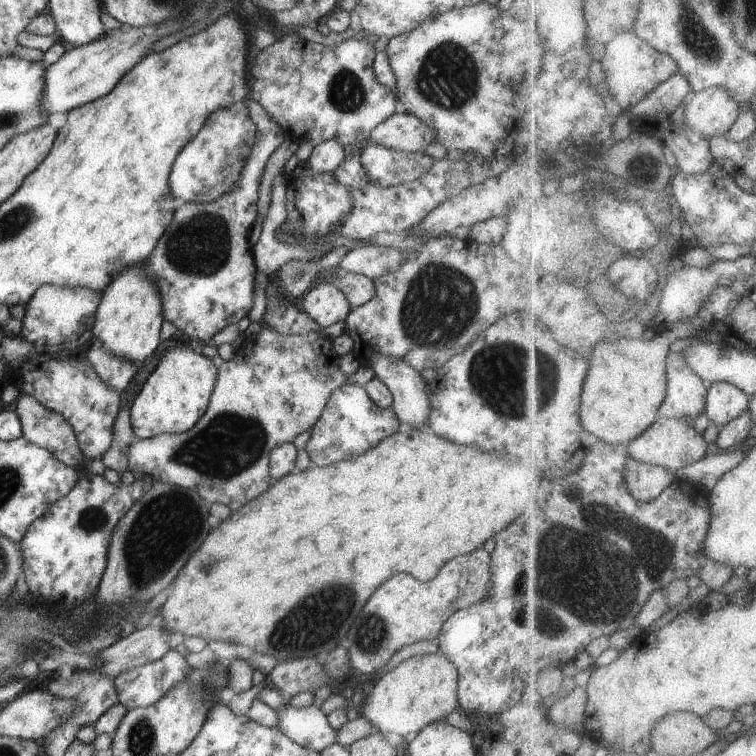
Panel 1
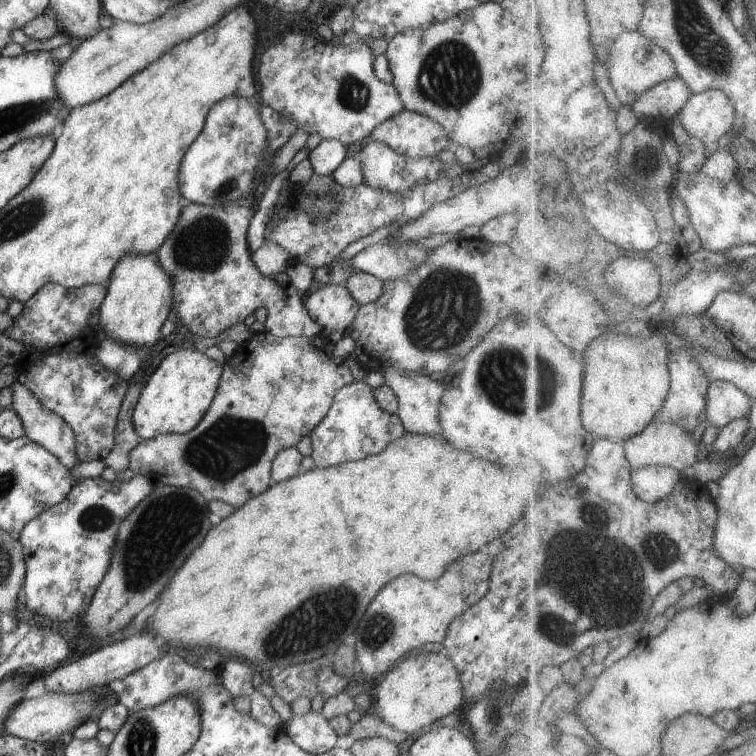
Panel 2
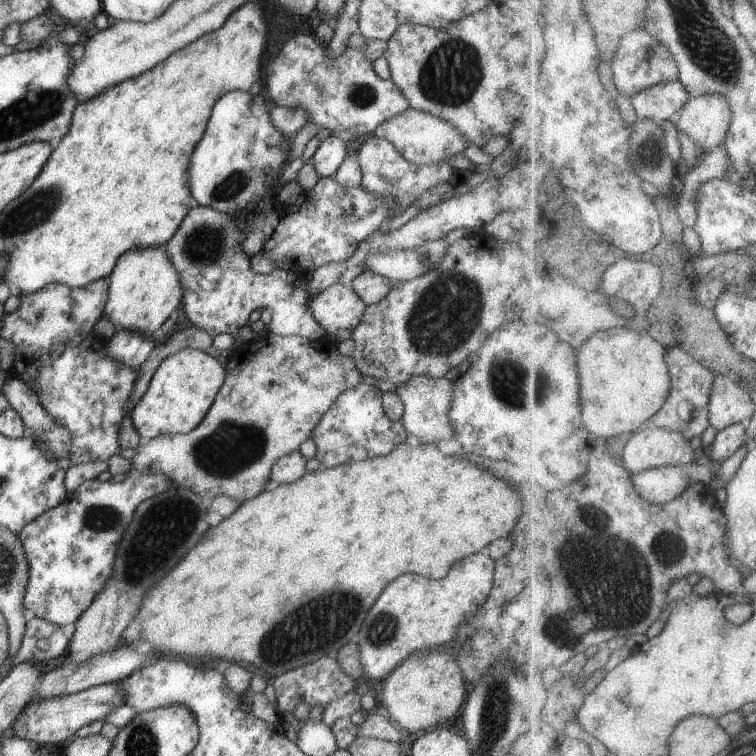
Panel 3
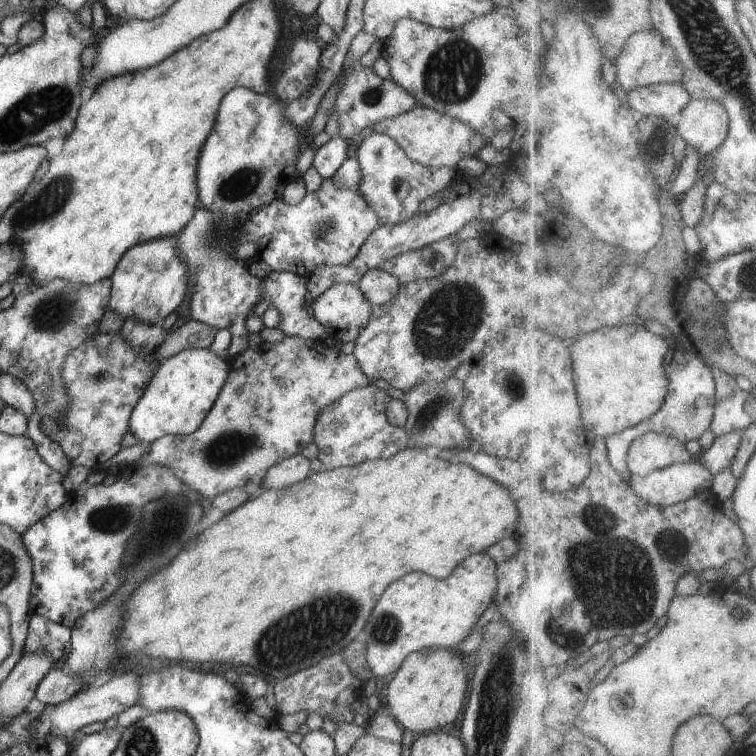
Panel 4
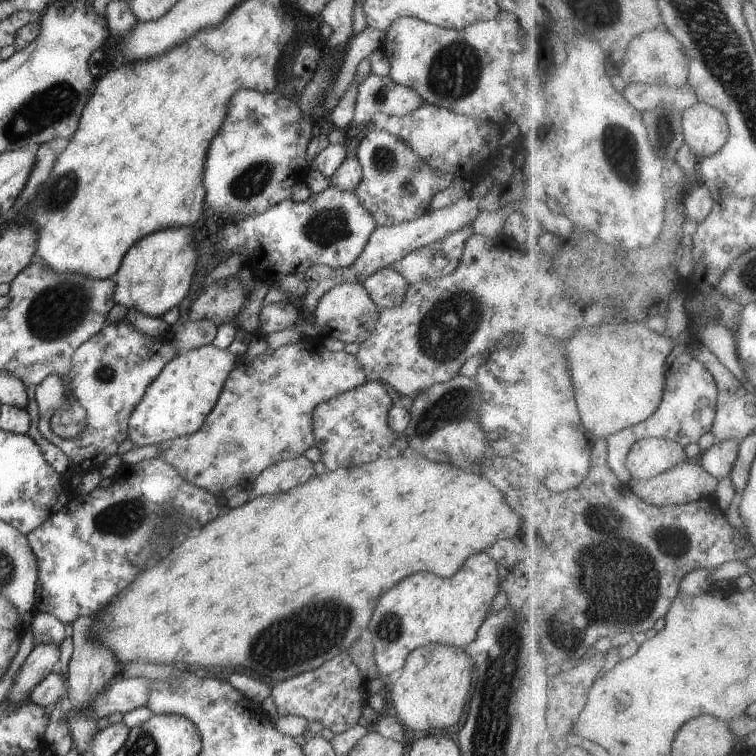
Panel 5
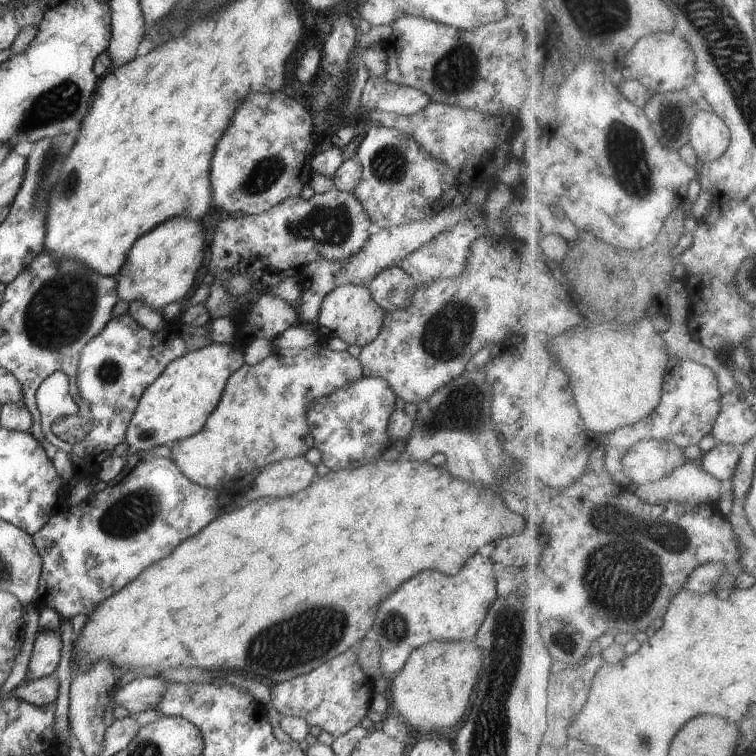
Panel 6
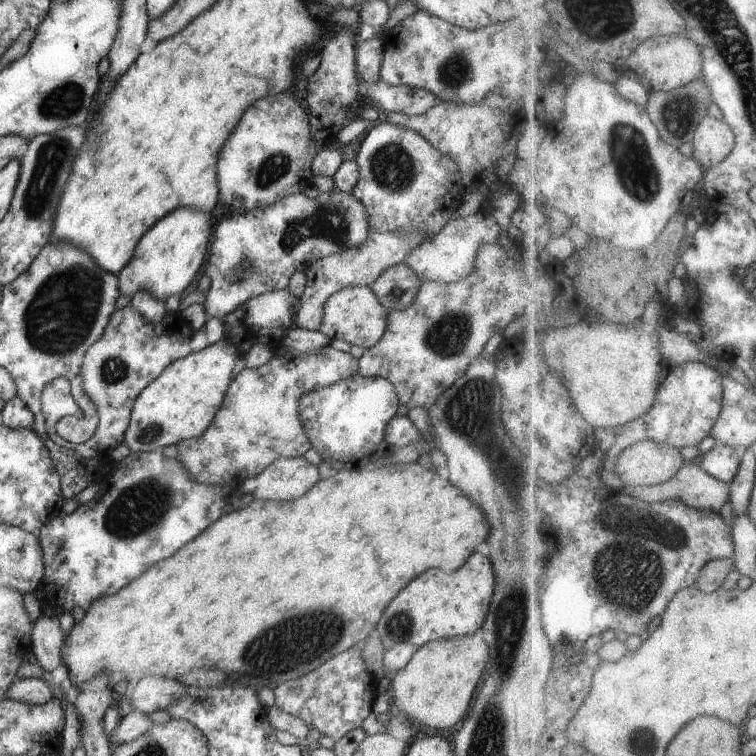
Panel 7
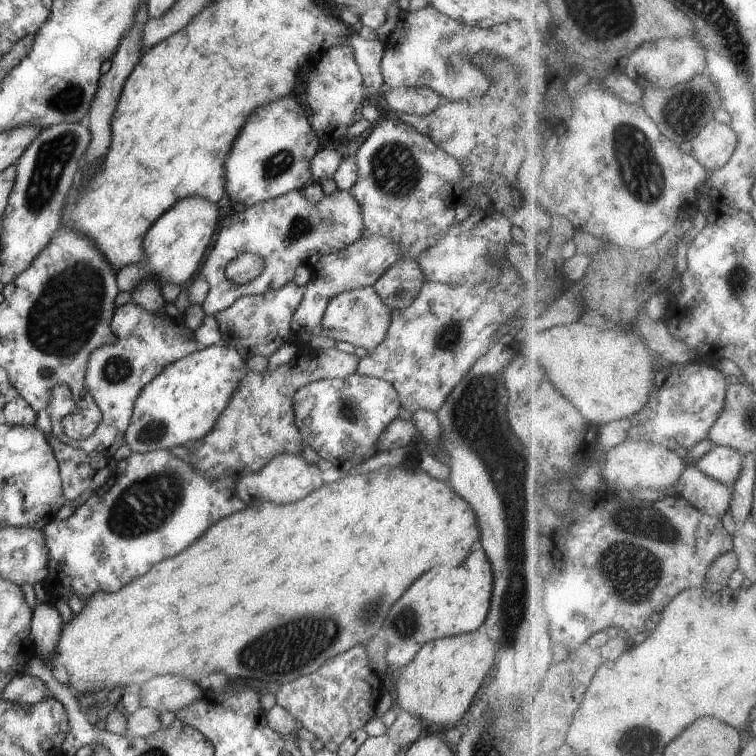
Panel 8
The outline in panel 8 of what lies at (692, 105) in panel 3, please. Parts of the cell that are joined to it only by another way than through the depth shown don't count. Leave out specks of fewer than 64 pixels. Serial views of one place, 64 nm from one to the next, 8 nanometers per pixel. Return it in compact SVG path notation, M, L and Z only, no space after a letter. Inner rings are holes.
M714 119L693 140L693 154L710 172L715 173L732 160L739 144L739 132L734 126Z

